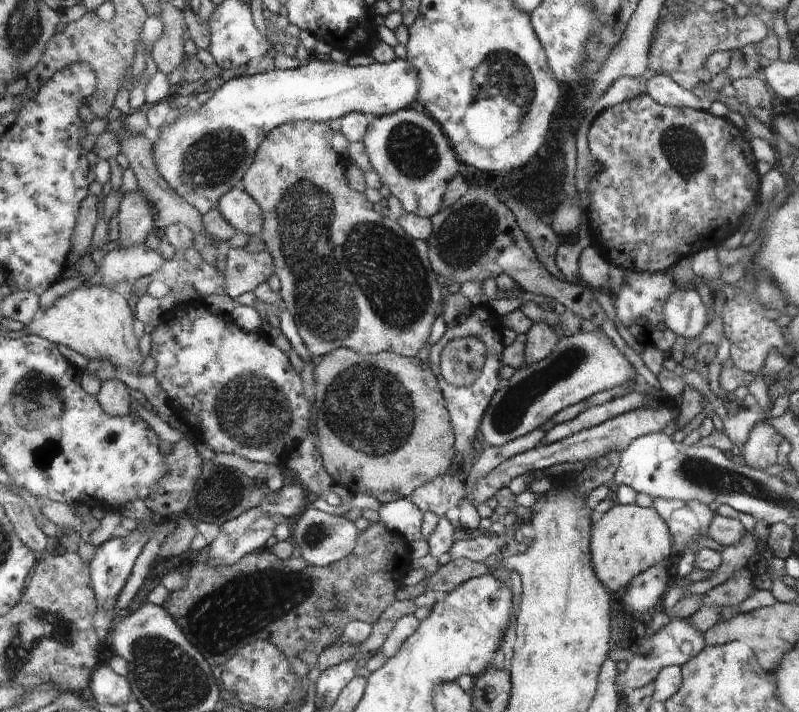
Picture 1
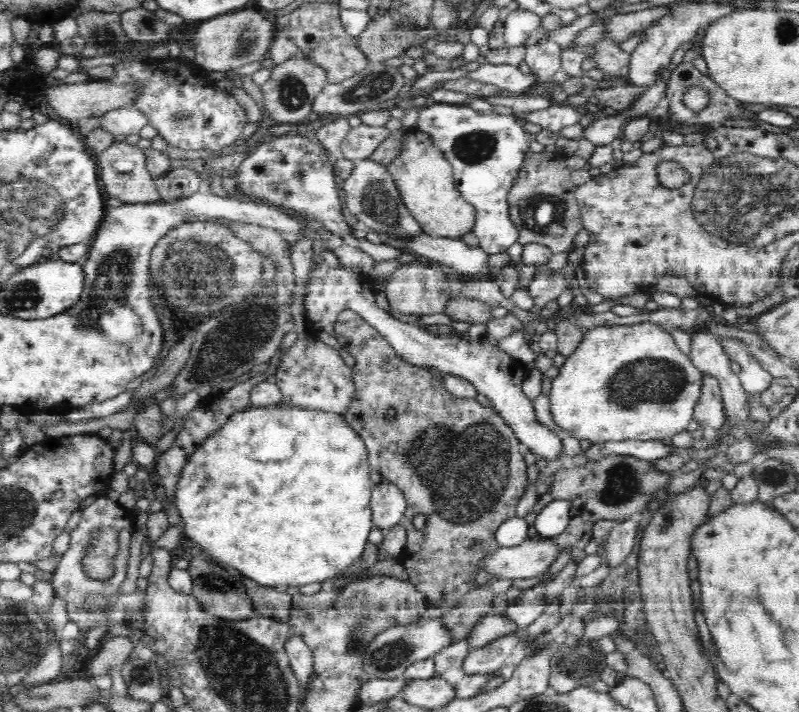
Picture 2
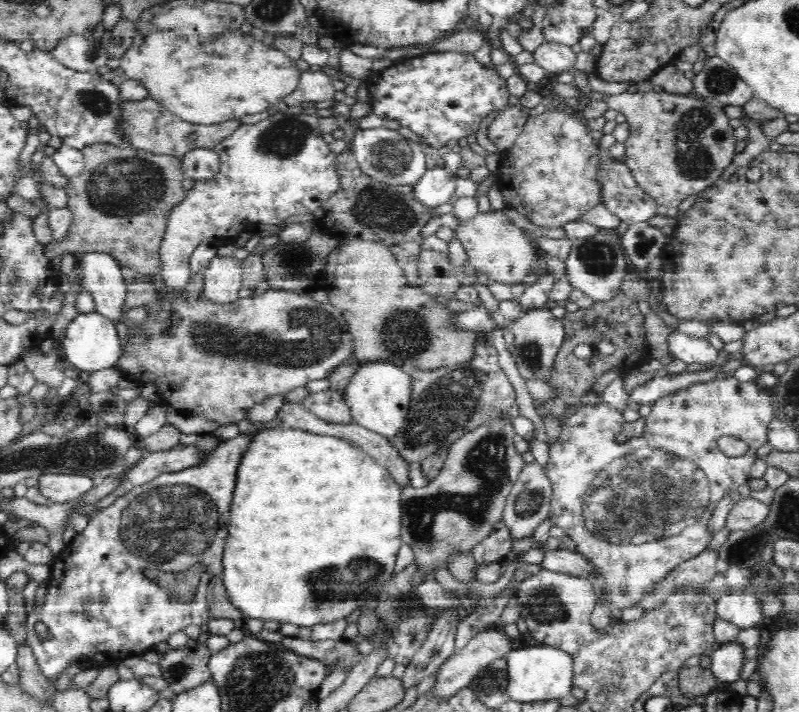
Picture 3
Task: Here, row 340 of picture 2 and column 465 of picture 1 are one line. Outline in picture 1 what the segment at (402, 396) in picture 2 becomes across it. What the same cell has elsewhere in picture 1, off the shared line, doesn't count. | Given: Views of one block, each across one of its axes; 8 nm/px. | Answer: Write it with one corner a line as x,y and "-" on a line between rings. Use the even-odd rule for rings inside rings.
473,337
458,338
442,351
441,376
452,386
472,386
486,361
484,342

